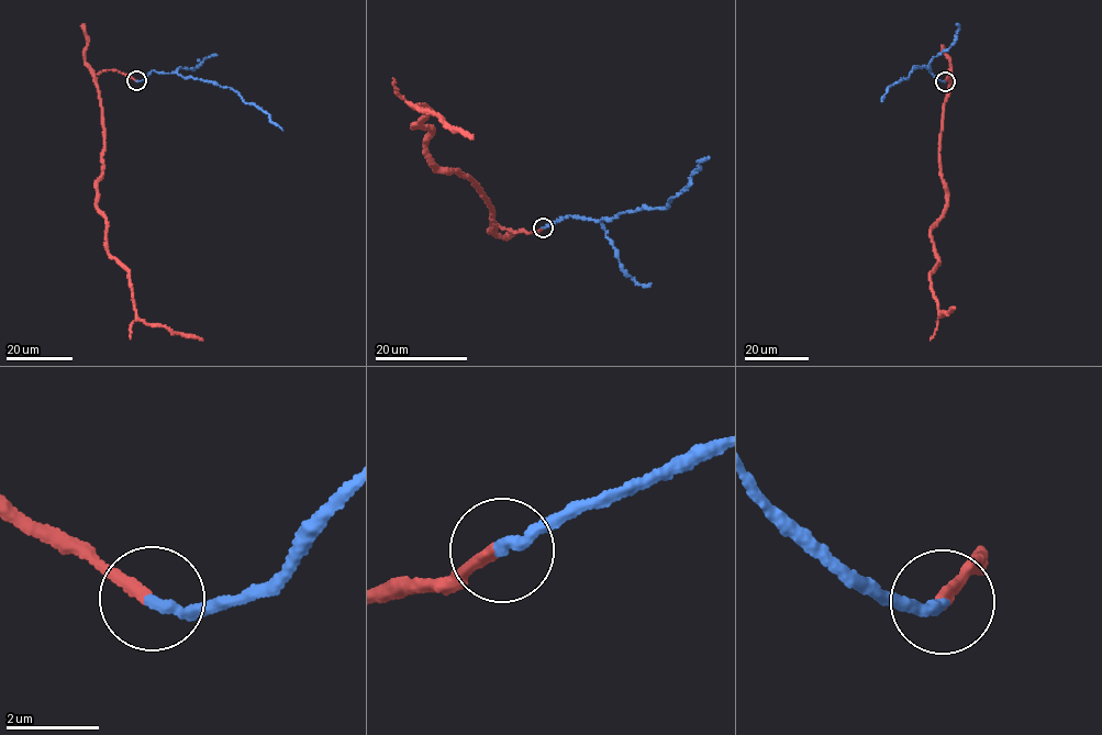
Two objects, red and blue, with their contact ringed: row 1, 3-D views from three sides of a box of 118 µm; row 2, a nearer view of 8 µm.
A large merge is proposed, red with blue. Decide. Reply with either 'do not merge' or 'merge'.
merge

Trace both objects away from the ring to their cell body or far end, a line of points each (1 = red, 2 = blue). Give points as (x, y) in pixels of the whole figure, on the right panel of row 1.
1: (945, 81), (939, 165), (946, 210), (932, 231), (938, 263), (931, 288), (937, 312), (955, 307)
2: (945, 81), (932, 74), (928, 65), (927, 68), (914, 66), (908, 78), (888, 87), (882, 101)

